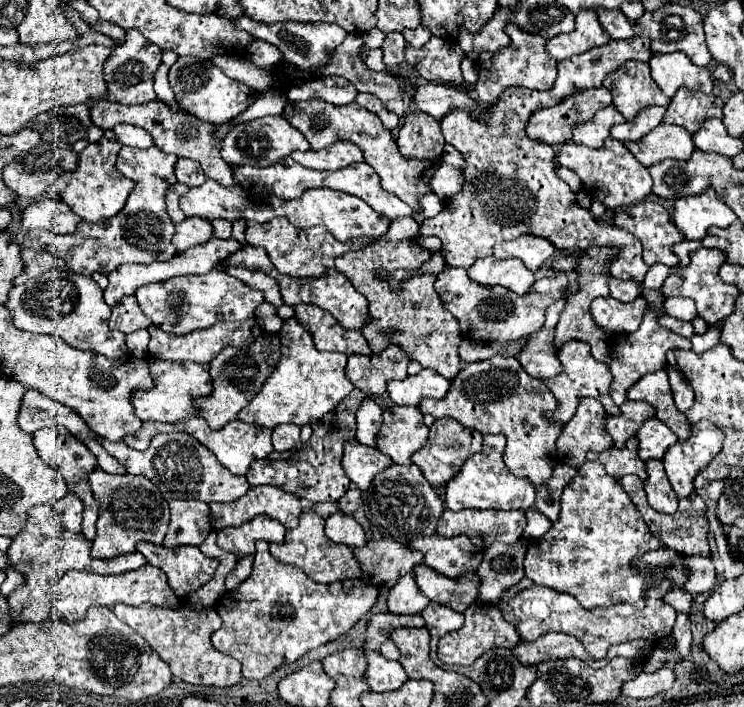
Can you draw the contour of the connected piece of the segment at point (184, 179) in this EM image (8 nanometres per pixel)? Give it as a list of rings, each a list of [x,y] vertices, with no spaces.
[[[178,159],[176,161],[176,179],[180,183],[186,183],[188,187],[198,187],[206,181],[200,163],[192,161],[192,159]]]

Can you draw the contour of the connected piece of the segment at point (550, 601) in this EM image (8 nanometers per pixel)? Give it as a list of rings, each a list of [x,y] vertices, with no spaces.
[[[666,577],[658,579],[658,583],[646,591],[644,609],[636,609],[630,603],[584,609],[574,597],[566,593],[558,593],[548,587],[540,587],[540,585],[532,585],[528,591],[520,593],[510,603],[496,603],[496,605],[506,615],[506,621],[516,627],[522,641],[534,641],[542,633],[560,631],[560,633],[574,635],[578,641],[582,641],[582,645],[586,647],[592,659],[604,659],[606,651],[616,643],[632,641],[638,637],[654,639],[654,643],[660,643],[672,633],[672,627],[676,621],[676,609],[664,603],[664,595],[670,589],[672,589],[672,583]]]

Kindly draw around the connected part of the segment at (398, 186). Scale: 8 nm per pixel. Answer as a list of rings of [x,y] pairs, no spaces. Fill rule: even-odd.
[[[308,99],[308,101],[294,101],[294,103],[286,103],[284,113],[282,113],[292,127],[296,127],[306,141],[310,143],[310,147],[314,151],[318,149],[326,149],[328,145],[336,143],[336,141],[350,141],[354,145],[358,145],[364,151],[364,161],[378,173],[382,187],[388,193],[394,193],[396,197],[400,197],[404,203],[408,203],[414,211],[420,211],[420,197],[432,193],[430,187],[430,179],[434,175],[434,171],[438,169],[438,161],[430,161],[430,159],[406,159],[394,137],[392,131],[388,131],[380,117],[372,111],[366,111],[362,105],[348,103],[348,105],[330,105],[326,101],[320,99]]]

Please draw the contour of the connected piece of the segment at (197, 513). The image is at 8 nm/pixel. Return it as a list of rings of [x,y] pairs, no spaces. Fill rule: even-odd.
[[[170,501],[170,527],[164,537],[164,547],[202,545],[212,531],[210,507],[202,501]]]

